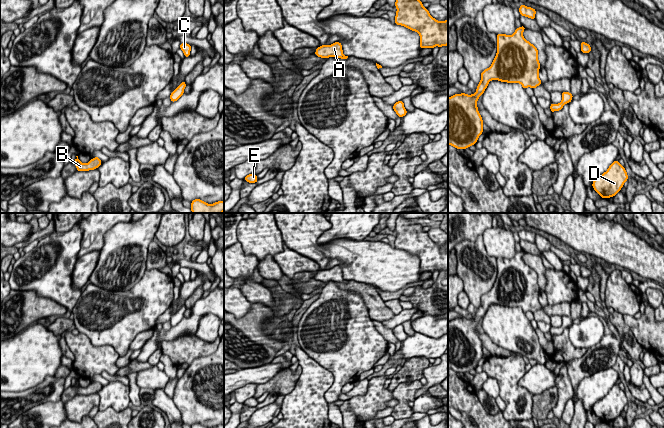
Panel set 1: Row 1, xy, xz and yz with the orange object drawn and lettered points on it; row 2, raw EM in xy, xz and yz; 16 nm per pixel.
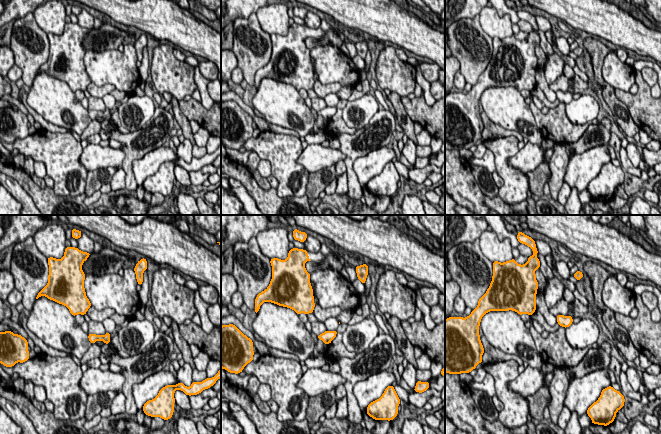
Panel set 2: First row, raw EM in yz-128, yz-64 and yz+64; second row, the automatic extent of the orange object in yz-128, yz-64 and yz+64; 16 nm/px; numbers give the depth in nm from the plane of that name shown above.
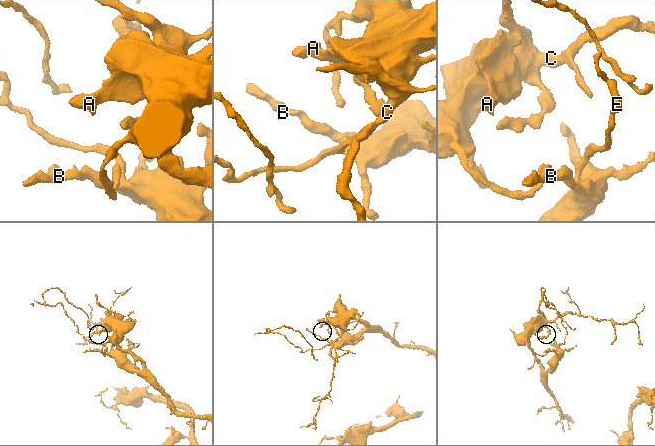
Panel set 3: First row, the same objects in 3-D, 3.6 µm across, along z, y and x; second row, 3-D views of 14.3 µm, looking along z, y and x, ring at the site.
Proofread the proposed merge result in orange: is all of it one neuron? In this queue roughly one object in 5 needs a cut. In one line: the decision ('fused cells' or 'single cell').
single cell

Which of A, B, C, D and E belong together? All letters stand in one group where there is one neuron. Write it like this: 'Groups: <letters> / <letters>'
Groups: A B C D E

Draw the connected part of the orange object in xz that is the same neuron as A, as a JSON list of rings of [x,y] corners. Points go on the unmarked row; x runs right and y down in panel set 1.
[[[335,266],[328,270],[319,270],[315,275],[315,279],[321,282],[329,282],[331,280],[341,283],[348,282],[348,280],[343,279],[342,268],[340,266]]]

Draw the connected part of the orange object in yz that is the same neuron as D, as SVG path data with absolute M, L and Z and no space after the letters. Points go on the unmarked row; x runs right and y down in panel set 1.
M615 384L606 396L593 405L592 411L601 422L610 422L620 416L627 404L628 399L625 391Z

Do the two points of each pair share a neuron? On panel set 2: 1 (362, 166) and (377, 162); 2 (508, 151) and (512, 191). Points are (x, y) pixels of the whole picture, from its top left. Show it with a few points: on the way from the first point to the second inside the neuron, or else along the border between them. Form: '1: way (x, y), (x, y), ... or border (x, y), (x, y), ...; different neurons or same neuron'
1: way (366, 165), (373, 163); same neuron
2: way (504, 161), (504, 169), (512, 177), (512, 181); same neuron

